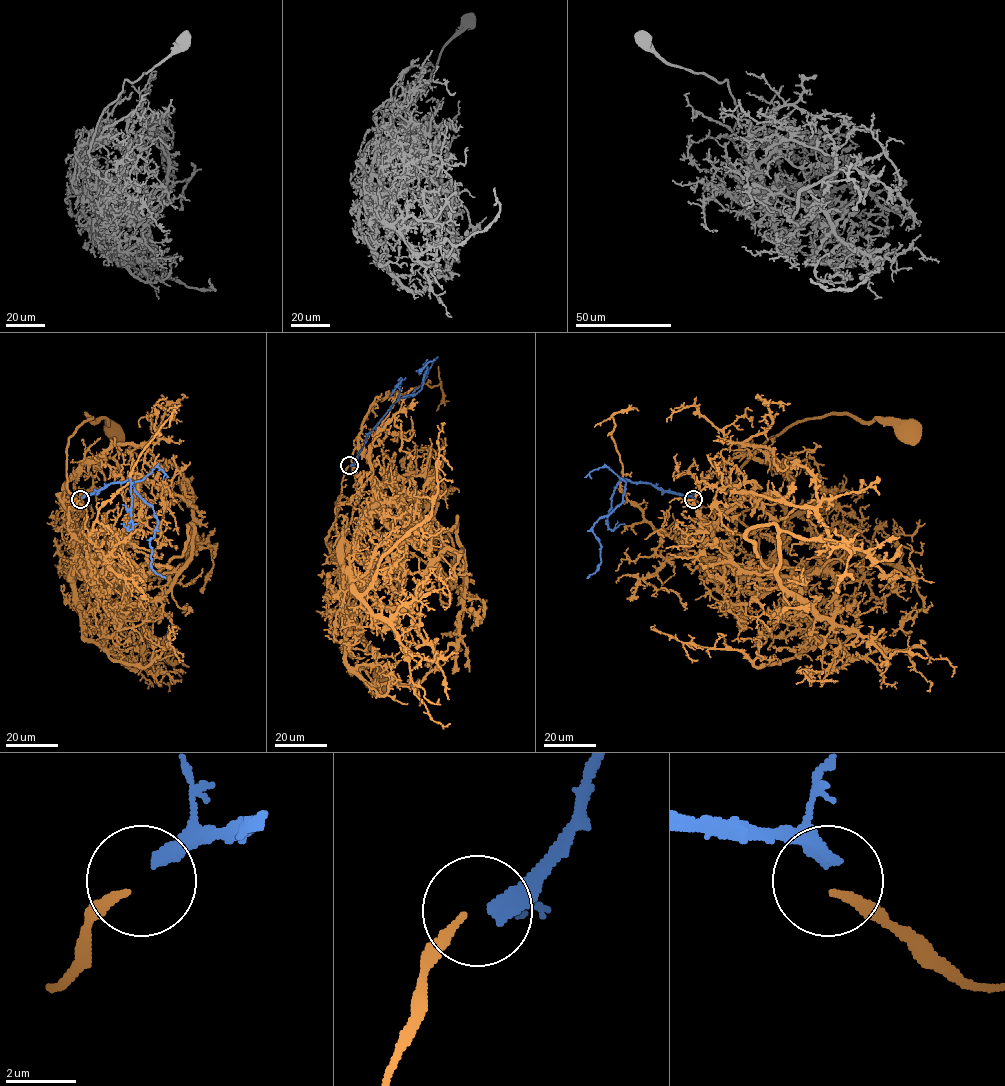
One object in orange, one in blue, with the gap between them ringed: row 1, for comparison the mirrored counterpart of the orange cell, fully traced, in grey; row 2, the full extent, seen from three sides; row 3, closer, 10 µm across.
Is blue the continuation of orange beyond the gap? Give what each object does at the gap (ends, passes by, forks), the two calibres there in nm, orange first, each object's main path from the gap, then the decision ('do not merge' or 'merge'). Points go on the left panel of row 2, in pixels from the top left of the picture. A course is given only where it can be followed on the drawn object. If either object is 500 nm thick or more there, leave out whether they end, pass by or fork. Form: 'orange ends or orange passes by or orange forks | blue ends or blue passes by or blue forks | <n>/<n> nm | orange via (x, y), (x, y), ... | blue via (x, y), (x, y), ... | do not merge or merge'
orange ends | blue ends | 240/440 nm | orange via (79, 500), (68, 513), (57, 496), (75, 562), (86, 514), (68, 489), (68, 440), (86, 414), (114, 431) | blue via (81, 498), (109, 484), (130, 481), (134, 490), (152, 507), (158, 520), (149, 542), (150, 565), (165, 578) | do not merge

